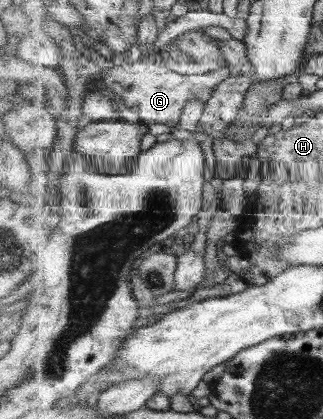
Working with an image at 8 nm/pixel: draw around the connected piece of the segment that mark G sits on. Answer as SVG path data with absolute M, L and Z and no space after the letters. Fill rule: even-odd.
M158 51L141 57L136 64L115 64L111 69L101 72L98 77L105 85L105 91L120 97L128 109L139 114L139 122L148 126L166 124L170 129L179 128L180 114L190 100L198 100L206 106L216 88L230 77L230 66L223 66L204 75L182 76L172 72Z

